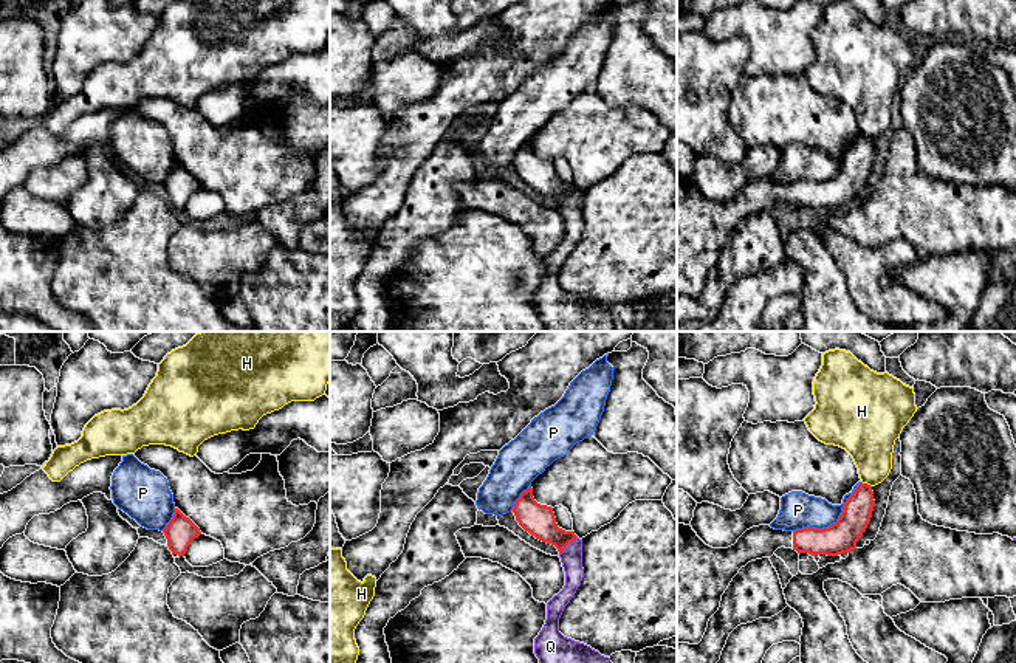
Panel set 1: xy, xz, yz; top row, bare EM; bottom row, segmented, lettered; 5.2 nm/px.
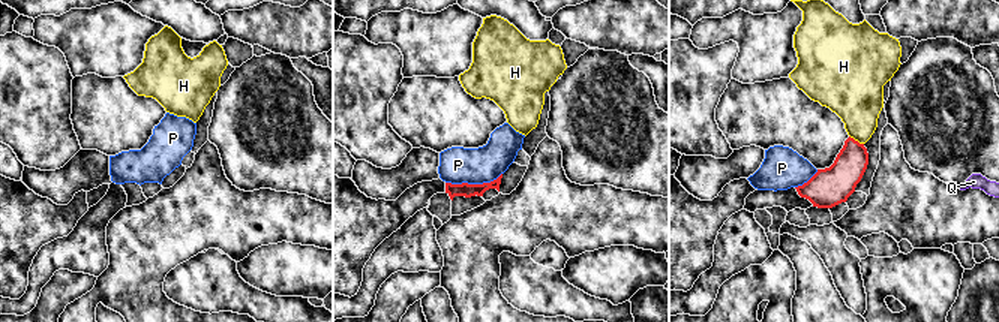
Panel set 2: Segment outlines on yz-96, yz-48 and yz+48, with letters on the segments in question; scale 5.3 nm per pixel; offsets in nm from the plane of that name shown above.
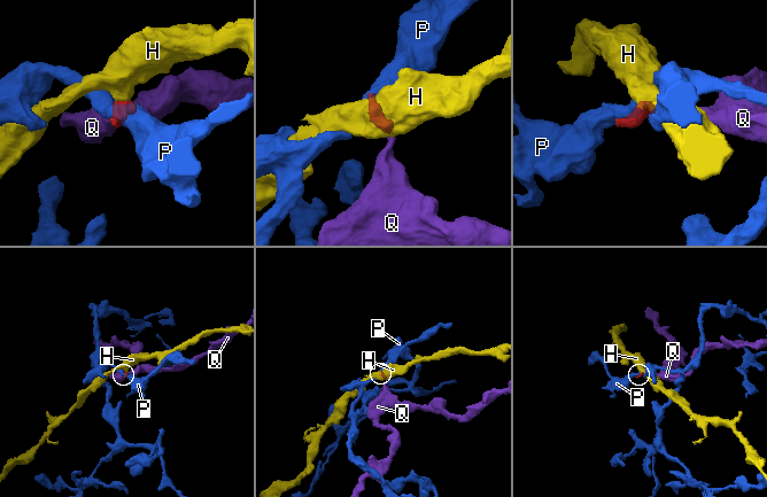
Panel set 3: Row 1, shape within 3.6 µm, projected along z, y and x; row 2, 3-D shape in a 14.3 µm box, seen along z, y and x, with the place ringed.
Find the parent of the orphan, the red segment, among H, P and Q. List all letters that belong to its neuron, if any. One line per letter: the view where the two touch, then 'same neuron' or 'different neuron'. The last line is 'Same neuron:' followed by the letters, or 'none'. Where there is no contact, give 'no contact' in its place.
H: meets red in yz; different neuron
P: meets red in yz; different neuron
Q: meets red in xz; different neuron
Same neuron: none

